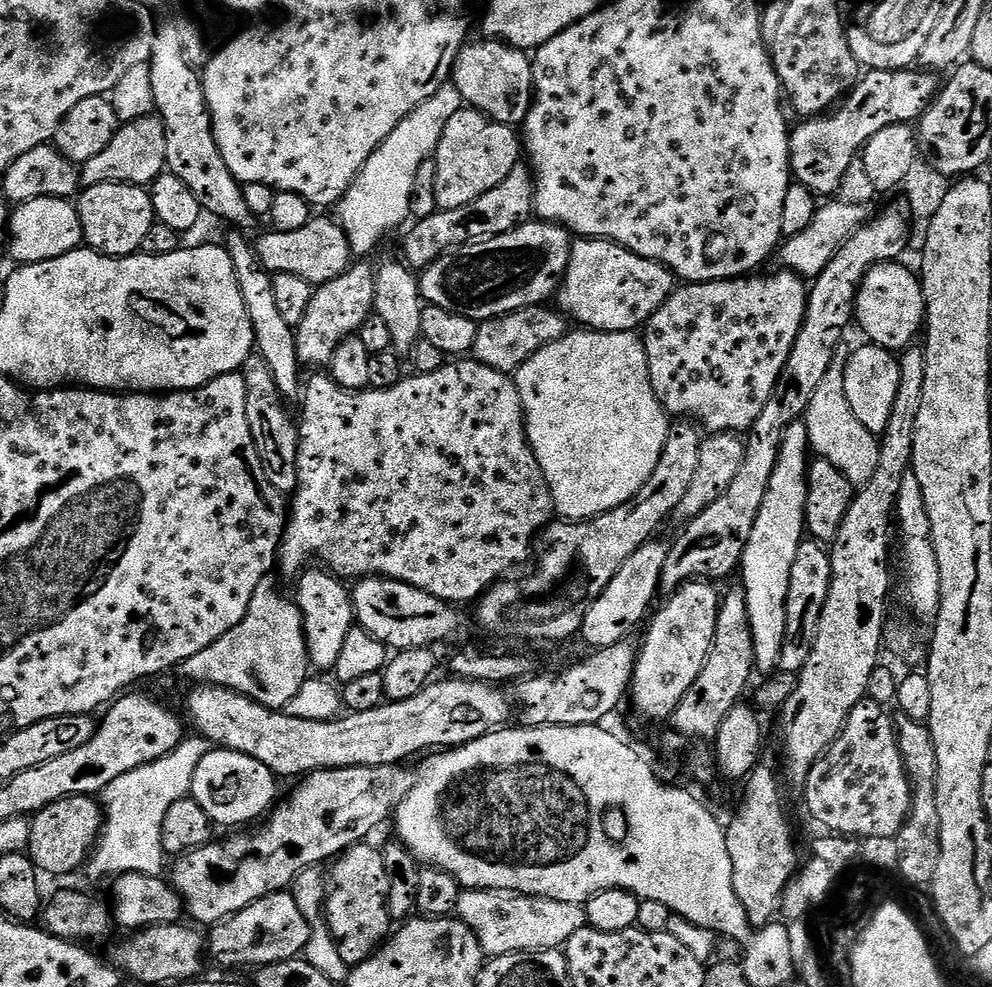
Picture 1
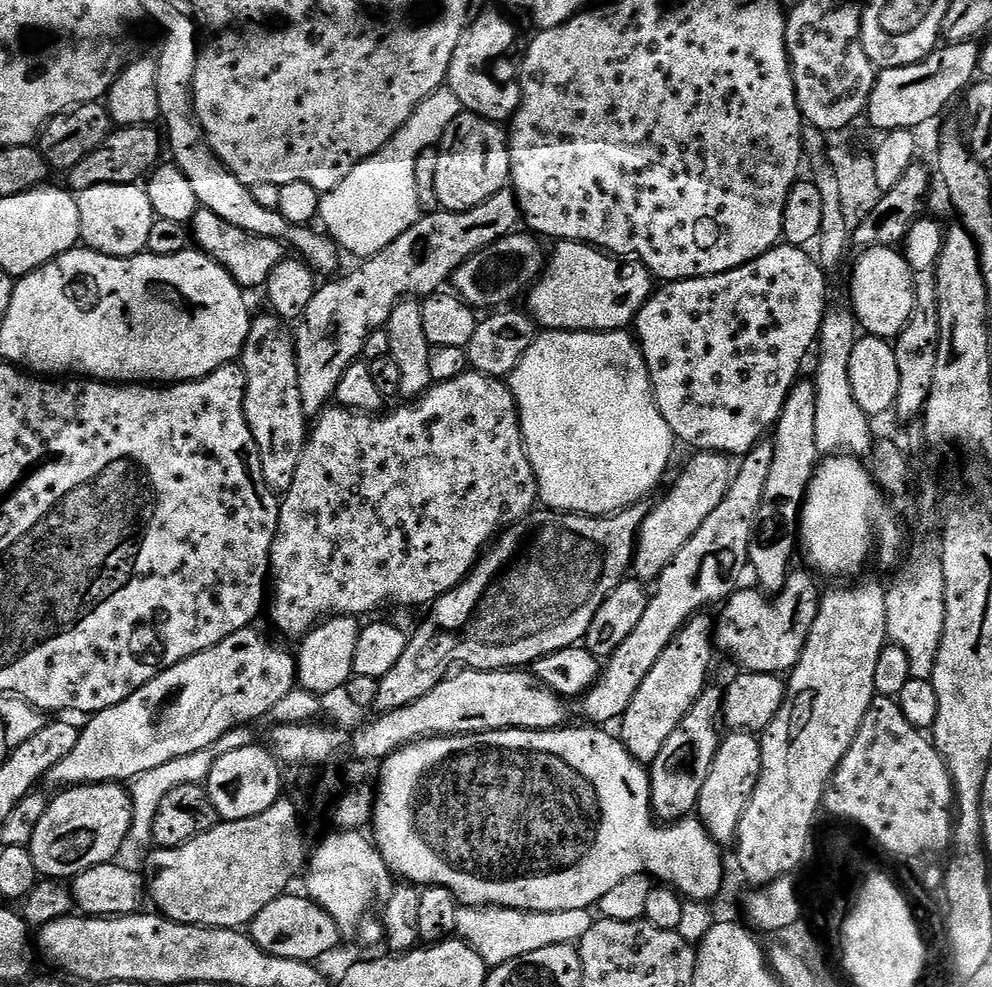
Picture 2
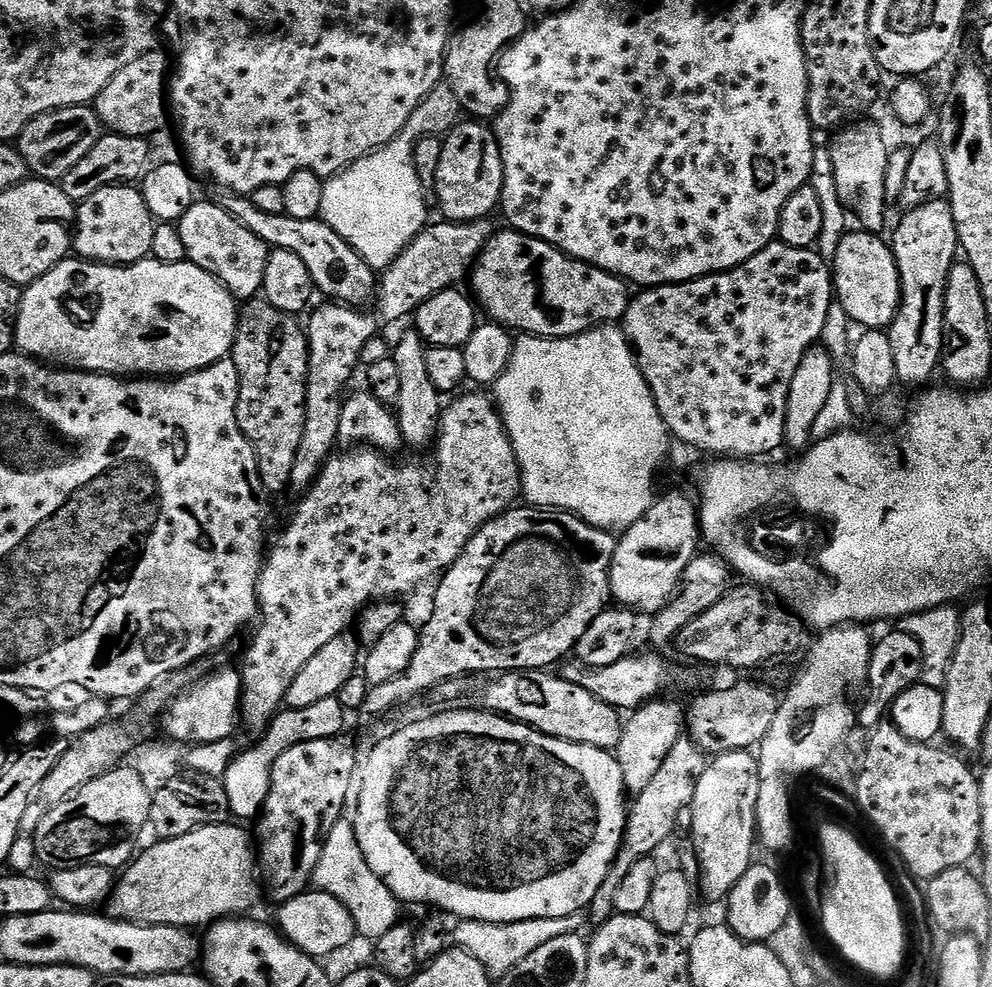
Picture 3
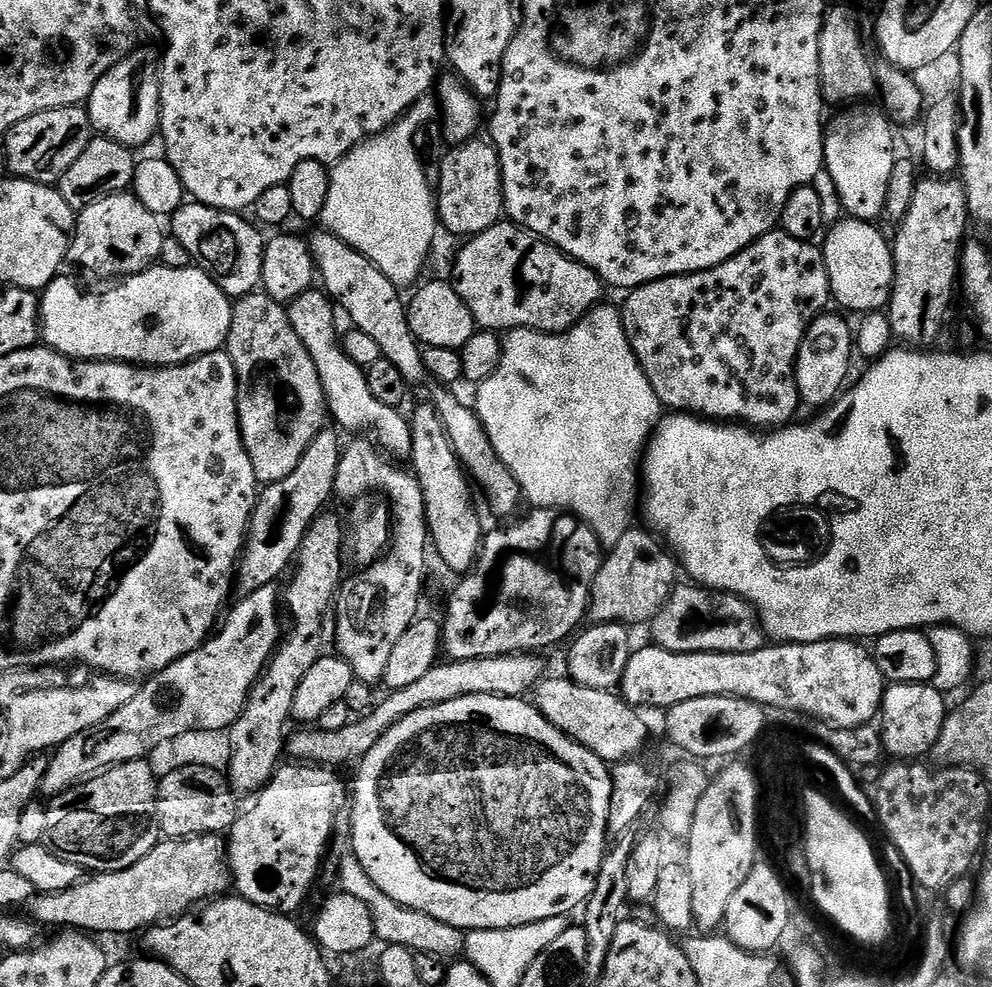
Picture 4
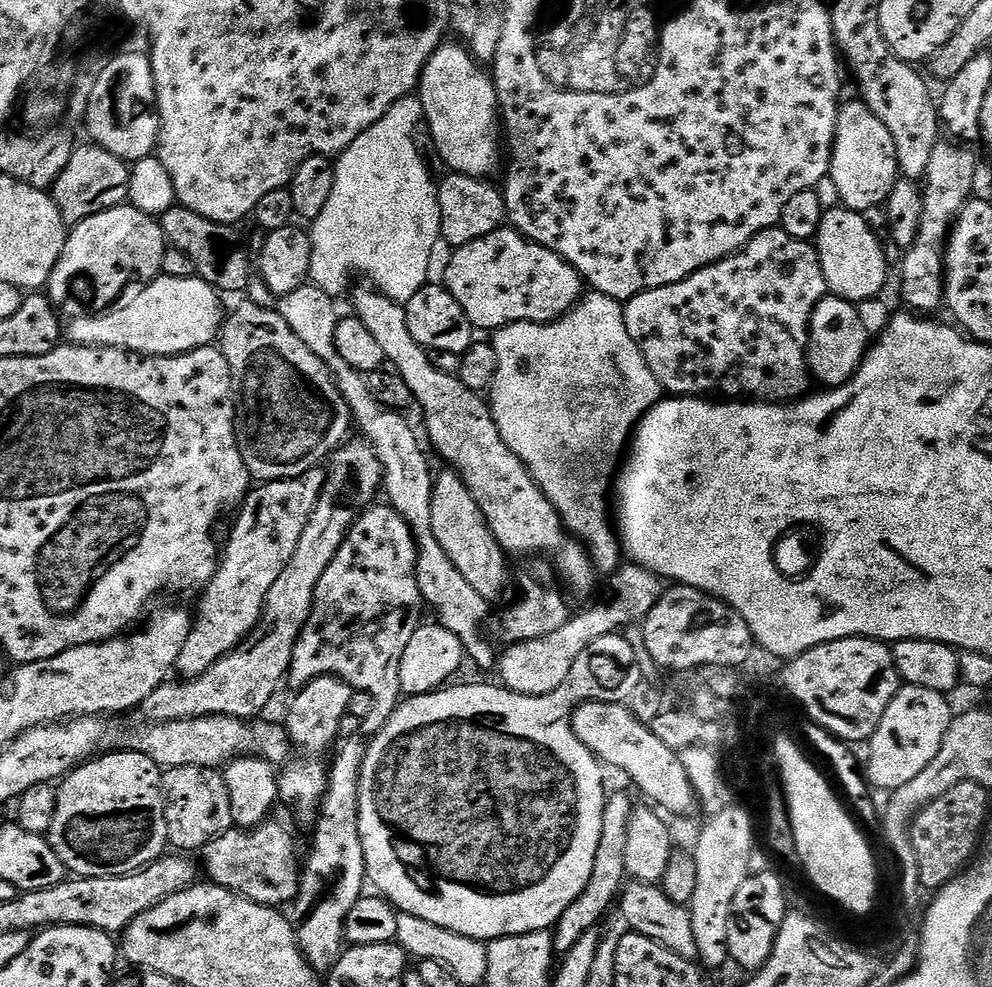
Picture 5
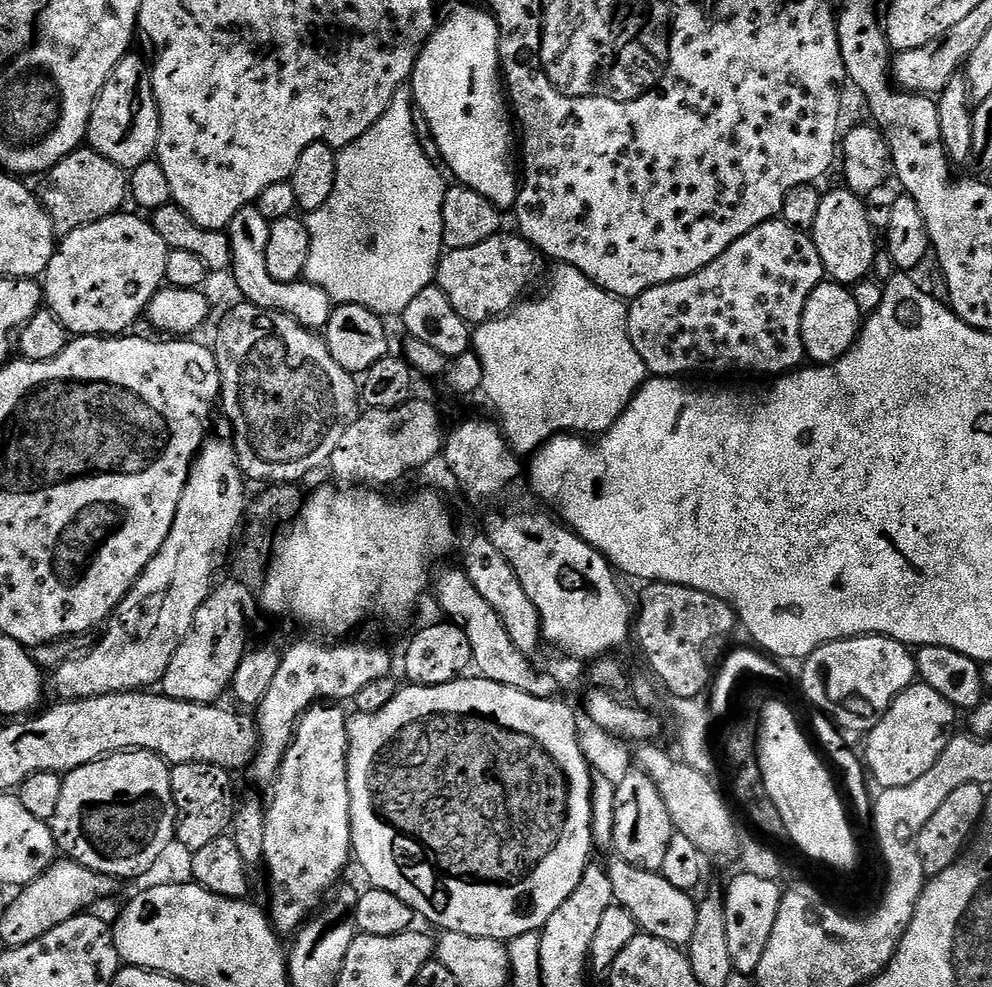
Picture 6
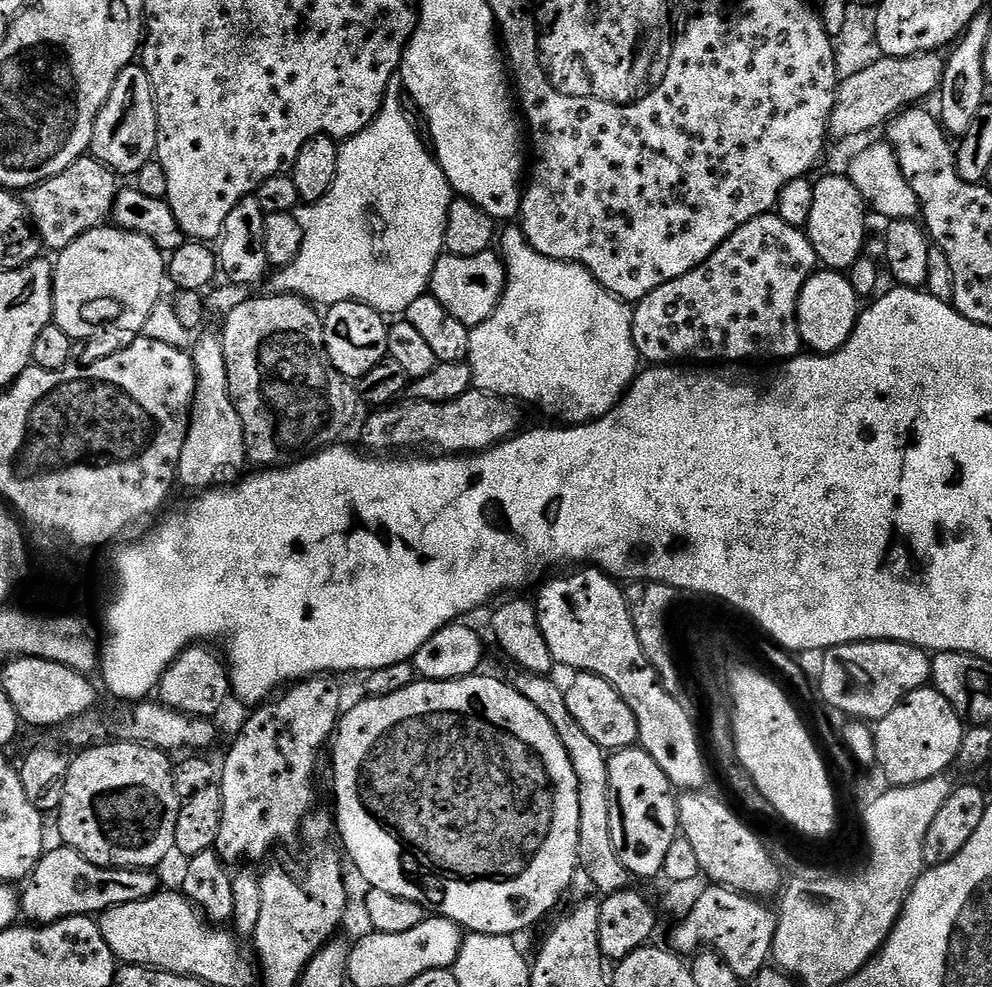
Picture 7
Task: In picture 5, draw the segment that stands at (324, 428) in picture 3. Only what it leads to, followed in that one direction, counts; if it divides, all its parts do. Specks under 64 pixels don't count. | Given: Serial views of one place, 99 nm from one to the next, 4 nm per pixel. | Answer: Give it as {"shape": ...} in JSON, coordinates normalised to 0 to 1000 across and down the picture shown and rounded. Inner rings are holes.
{"shape":[[[320,472],[291,486],[263,489],[246,504],[237,520],[238,532],[230,548],[225,548],[216,586],[201,601],[191,645],[176,675],[182,686],[208,683],[216,671],[235,661],[258,637],[272,594],[276,594],[284,578],[288,578],[288,569],[300,557],[300,545],[304,545],[313,521],[317,521],[328,481],[328,475]]]}

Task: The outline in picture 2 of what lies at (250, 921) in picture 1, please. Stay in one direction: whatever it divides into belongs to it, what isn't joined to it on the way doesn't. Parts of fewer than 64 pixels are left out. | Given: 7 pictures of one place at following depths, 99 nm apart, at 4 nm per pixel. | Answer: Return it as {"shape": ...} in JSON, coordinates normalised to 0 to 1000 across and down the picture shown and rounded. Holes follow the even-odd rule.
{"shape":[[[306,906],[282,908],[268,918],[253,934],[252,947],[257,956],[266,965],[280,971],[293,973],[322,974],[322,969],[335,965],[345,947],[336,929],[310,911]]]}

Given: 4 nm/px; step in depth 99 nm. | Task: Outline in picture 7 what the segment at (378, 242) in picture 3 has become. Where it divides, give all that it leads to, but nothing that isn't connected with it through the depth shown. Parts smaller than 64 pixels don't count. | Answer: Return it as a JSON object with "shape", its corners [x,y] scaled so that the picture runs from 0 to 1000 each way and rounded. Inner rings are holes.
{"shape":[[[396,79],[387,96],[387,108],[373,128],[342,147],[337,188],[333,188],[325,202],[298,212],[300,229],[304,229],[304,253],[300,253],[296,265],[273,277],[269,285],[271,297],[304,300],[326,310],[359,304],[395,322],[410,317],[413,306],[421,299],[419,272],[434,274],[441,265],[442,253],[447,252],[448,222],[452,220],[458,196],[432,147],[421,140],[416,119],[411,119],[402,97],[405,97],[405,85]]]}

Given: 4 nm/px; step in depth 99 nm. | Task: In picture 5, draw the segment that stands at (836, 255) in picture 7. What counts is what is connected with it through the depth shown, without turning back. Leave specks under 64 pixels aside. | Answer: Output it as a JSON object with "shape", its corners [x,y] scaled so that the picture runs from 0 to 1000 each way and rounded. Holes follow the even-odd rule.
{"shape":[[[852,209],[844,210],[836,210],[832,214],[829,221],[829,229],[825,233],[821,246],[823,255],[827,258],[829,278],[835,287],[836,297],[865,309],[870,304],[881,303],[890,297],[891,287],[895,284],[895,263],[891,260],[891,251],[887,248],[886,241],[879,236],[878,229],[871,224],[872,220],[868,216],[860,215]]]}

